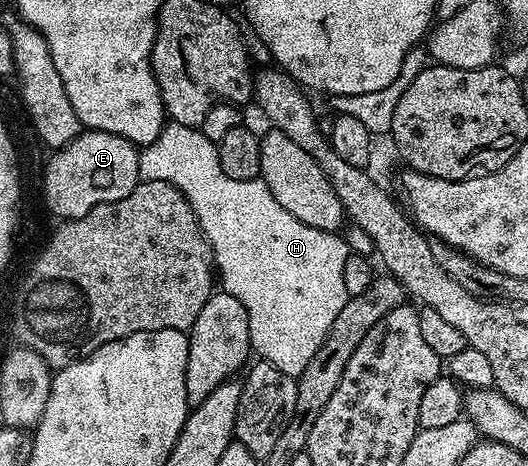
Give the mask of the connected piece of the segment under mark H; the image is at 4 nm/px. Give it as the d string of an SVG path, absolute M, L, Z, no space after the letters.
M176 121L164 124L161 135L157 135L153 143L142 146L139 176L144 181L169 183L185 195L211 245L217 281L223 284L220 285L222 292L233 295L233 299L245 307L245 315L249 315L254 356L277 367L277 371L298 379L305 367L309 367L309 359L317 355L321 343L325 343L325 335L329 335L333 319L337 319L341 307L345 307L347 302L345 259L349 259L352 252L346 240L338 232L329 233L309 227L309 223L301 223L301 219L289 215L289 211L273 199L273 191L269 191L261 179L229 179L229 175L221 171L218 144L210 141L202 128L194 125L182 125Z

